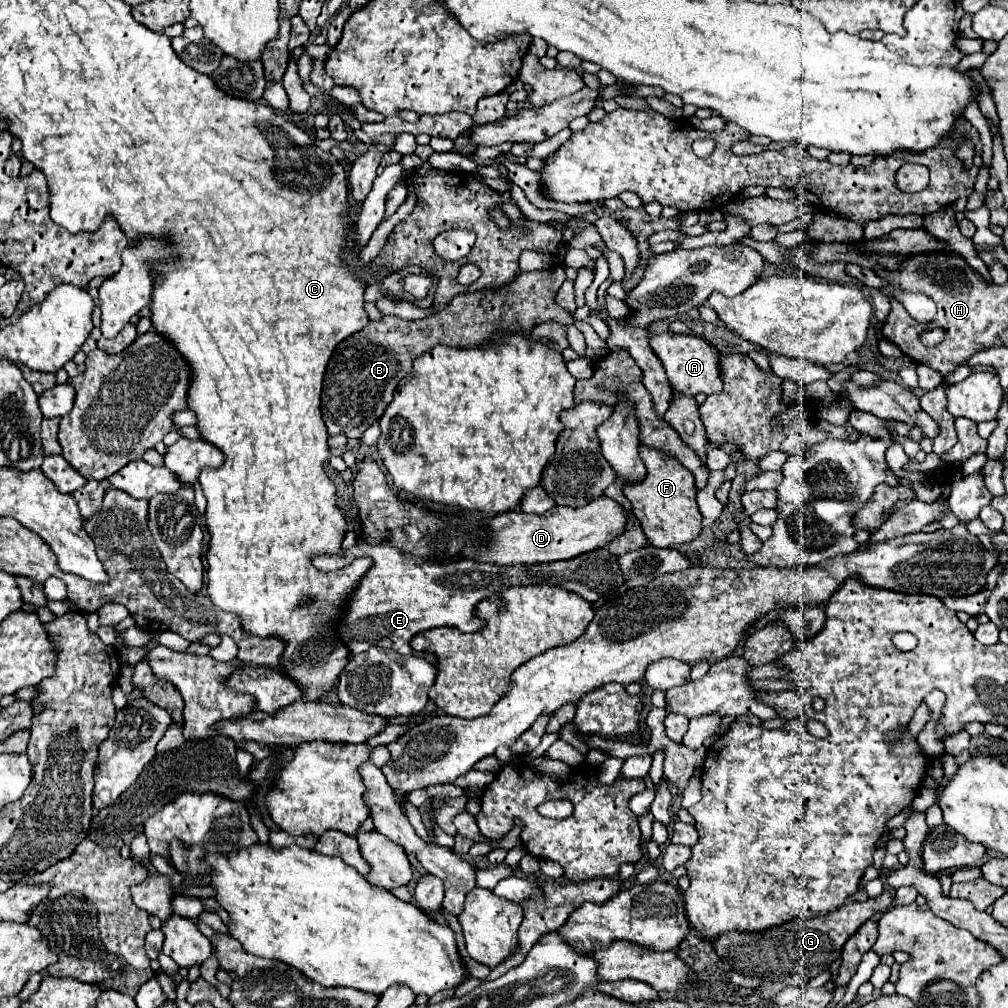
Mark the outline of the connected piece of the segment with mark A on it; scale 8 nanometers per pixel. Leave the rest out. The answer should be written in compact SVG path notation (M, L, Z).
M660 334L660 336L652 336L650 340L652 350L656 352L656 356L660 358L666 374L668 374L668 382L674 390L680 390L688 396L696 396L698 392L704 394L716 394L722 390L722 374L720 374L720 352L702 336L692 336L692 334Z

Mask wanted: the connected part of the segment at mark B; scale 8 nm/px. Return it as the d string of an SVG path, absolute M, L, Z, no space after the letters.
M562 264L522 272L518 280L500 290L486 288L472 294L458 294L444 310L430 318L406 322L396 316L384 316L378 322L370 322L364 330L348 336L334 350L324 376L322 418L328 426L328 434L360 438L364 430L384 414L386 406L392 402L398 382L410 372L412 362L438 344L450 348L474 348L492 340L496 332L530 334L534 326L544 322L574 324L574 316L554 300L564 278Z

